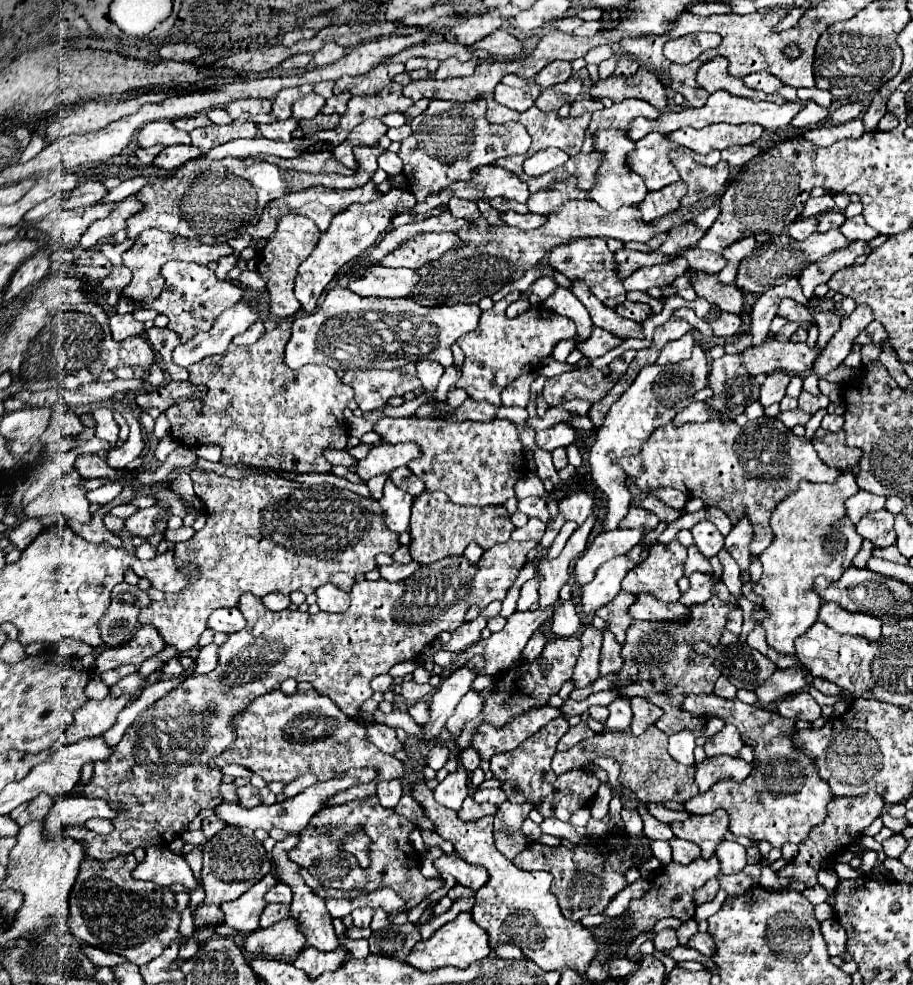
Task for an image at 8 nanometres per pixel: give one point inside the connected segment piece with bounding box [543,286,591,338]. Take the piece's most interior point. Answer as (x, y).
(563, 301)

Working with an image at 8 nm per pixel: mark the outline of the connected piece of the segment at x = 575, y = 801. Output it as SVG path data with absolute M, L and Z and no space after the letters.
M555 718L553 722L545 724L537 734L533 734L523 744L519 744L515 750L493 754L491 772L501 782L501 788L505 790L509 802L515 802L515 804L531 802L535 810L541 812L543 818L553 816L563 822L569 822L573 812L577 812L579 808L589 806L589 802L595 798L595 792L601 784L595 774L587 774L585 770L571 770L557 776L551 770L555 744L567 730L569 730L569 722L565 718Z

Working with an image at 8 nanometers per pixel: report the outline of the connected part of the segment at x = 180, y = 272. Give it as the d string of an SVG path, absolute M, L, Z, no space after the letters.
M167 262L161 268L161 274L165 276L167 284L161 296L145 308L153 308L159 314L167 314L167 328L177 332L181 336L181 342L191 340L199 332L207 332L209 326L213 326L213 322L219 318L219 314L235 306L243 296L243 290L239 286L235 286L229 280L219 280L213 274L213 270L209 270L207 266L199 266L195 262Z

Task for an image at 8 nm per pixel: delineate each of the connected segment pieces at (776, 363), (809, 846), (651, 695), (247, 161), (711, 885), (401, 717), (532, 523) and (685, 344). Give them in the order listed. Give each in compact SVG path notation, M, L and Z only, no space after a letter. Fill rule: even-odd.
M765 342L765 346L747 348L743 362L751 374L771 374L775 370L787 374L809 374L815 358L821 356L821 348L807 342Z
M867 792L863 796L851 796L851 798L847 798L847 796L833 798L829 802L829 806L827 806L827 818L825 818L825 822L821 826L815 826L809 832L809 838L799 844L797 856L791 862L787 862L777 872L777 876L779 878L791 878L791 880L803 882L805 886L815 886L817 884L817 872L821 868L821 862L825 862L825 860L835 862L833 858L837 858L845 850L853 848L853 844L861 838L861 834L865 832L865 828L877 816L881 816L883 810L885 810L885 802L881 800L879 794L873 794L873 792Z
M713 596L705 604L689 606L689 618L685 620L667 620L667 622L645 622L635 620L633 626L627 628L627 640L623 644L623 668L617 674L601 676L593 686L573 690L569 696L573 700L585 700L591 692L603 692L603 690L617 690L627 698L643 696L649 698L653 704L661 706L665 710L665 716L657 720L657 728L665 734L675 734L679 730L699 730L709 720L705 716L697 716L693 712L681 710L683 700L689 694L709 694L713 692L715 680L721 676L721 672L713 666L713 662L707 656L701 656L693 650L697 642L707 642L711 646L717 646L721 640L721 634L727 626L727 616L731 610L735 610L735 602L721 602L717 596ZM631 680L631 684L615 686L615 682Z
M307 152L307 154L293 158L293 160L275 158L275 156L247 156L247 158L243 158L245 166L251 166L255 162L269 162L269 164L279 166L281 170L297 170L297 172L307 172L307 174L327 174L327 172L355 174L353 170L349 170L341 162L337 162L331 156L331 152Z
M712 878L706 882L706 884L697 892L697 904L703 904L703 902L709 902L713 900L720 889L720 884L717 878Z
M375 710L373 716L375 716L375 722L379 722L379 724L385 724L385 726L389 726L389 728L403 728L409 736L417 736L419 740L425 738L423 728L421 728L419 724L415 724L415 722L409 718L407 712L393 710L393 712L389 712L389 714L383 714L381 710Z
M531 518L523 528L515 528L511 538L513 540L535 540L535 542L539 542L543 538L543 534L545 534L545 528L547 526L541 520Z
M691 334L683 336L683 338L675 340L675 342L669 342L669 346L665 346L661 350L657 364L665 366L665 364L673 364L673 362L679 362L679 360L685 360L685 358L689 358L691 348L693 348L693 336Z

